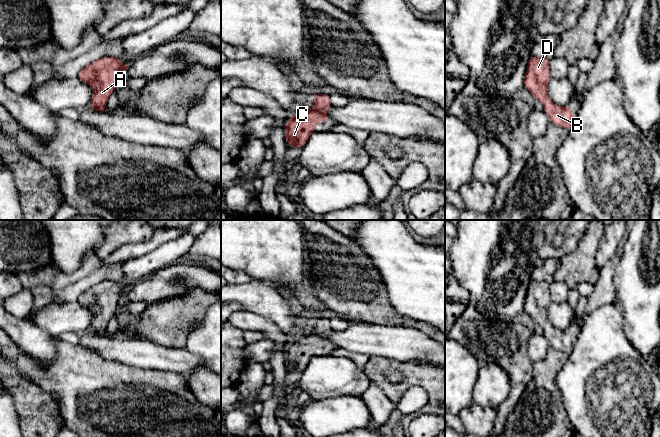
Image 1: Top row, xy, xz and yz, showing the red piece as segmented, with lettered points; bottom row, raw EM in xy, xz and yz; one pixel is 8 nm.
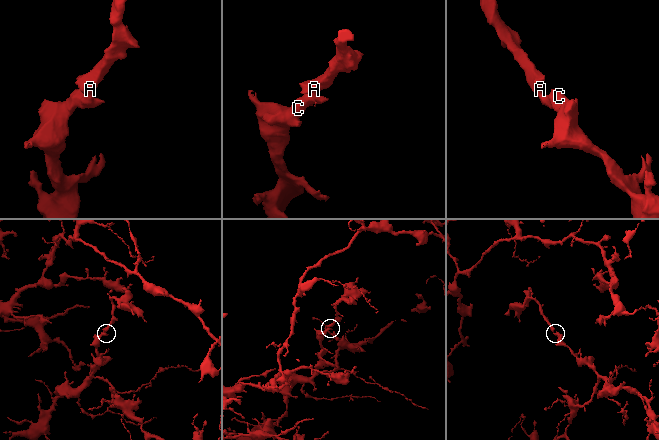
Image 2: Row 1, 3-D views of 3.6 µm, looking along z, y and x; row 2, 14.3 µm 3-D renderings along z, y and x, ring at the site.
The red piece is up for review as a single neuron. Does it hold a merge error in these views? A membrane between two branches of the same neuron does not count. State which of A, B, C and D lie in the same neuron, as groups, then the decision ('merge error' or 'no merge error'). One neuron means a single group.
A B C D; no merge error

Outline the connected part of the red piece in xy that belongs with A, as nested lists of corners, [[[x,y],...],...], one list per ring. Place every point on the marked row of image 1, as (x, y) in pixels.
[[[104,56],[79,71],[77,77],[94,89],[90,106],[94,111],[106,111],[107,100],[117,88],[118,77],[127,66],[118,57]]]

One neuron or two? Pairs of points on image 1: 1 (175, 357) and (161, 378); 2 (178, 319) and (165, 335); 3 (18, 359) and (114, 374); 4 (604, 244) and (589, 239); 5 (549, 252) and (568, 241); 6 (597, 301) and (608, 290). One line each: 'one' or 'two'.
1: two
2: one
3: one
4: two
5: one
6: one

